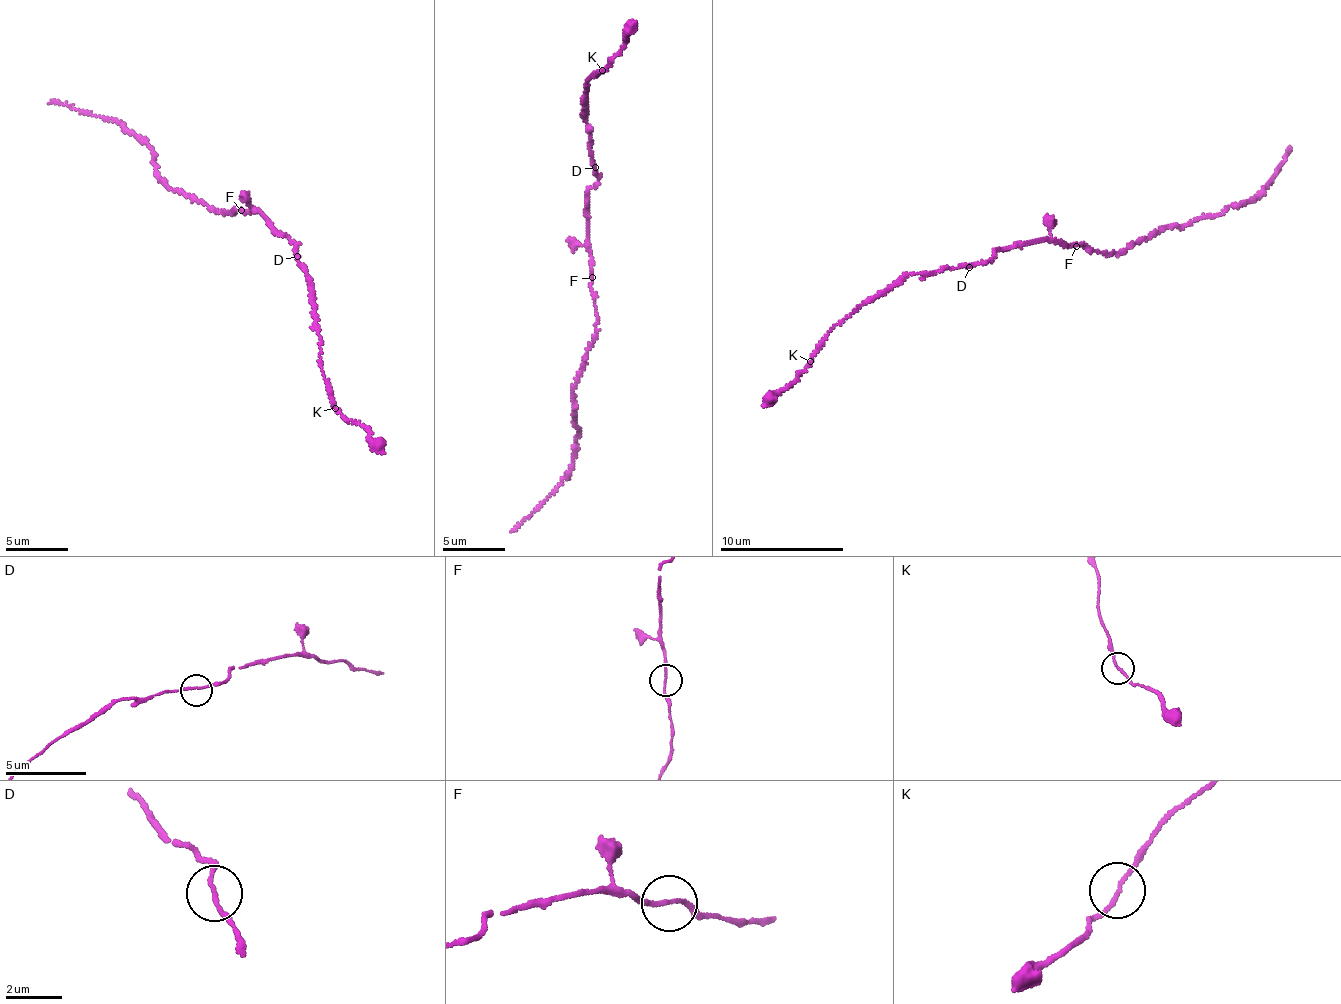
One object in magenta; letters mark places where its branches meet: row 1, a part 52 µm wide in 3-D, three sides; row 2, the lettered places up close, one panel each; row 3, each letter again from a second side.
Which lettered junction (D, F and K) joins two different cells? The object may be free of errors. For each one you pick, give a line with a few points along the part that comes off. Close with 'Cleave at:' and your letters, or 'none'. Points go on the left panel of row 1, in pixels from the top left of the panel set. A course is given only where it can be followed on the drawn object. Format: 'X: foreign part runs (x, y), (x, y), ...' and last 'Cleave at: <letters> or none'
K: foreign part runs (336, 409), (366, 430), (384, 453)
Cleave at: K

